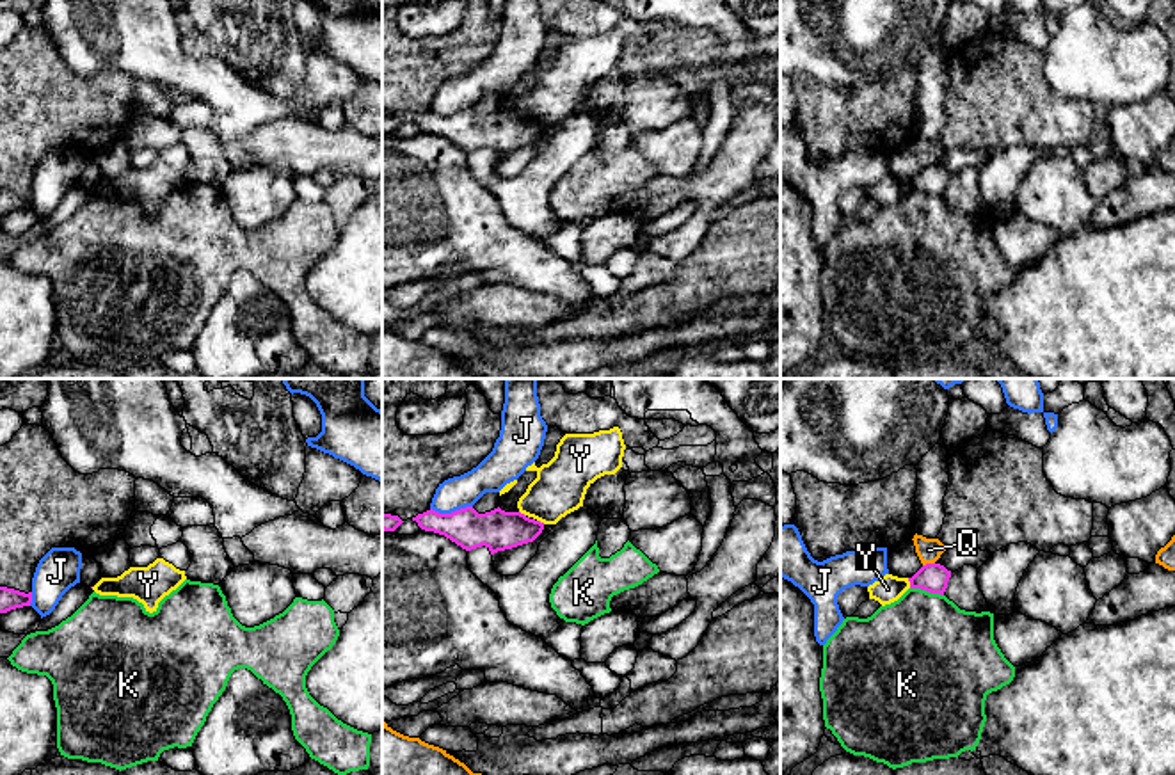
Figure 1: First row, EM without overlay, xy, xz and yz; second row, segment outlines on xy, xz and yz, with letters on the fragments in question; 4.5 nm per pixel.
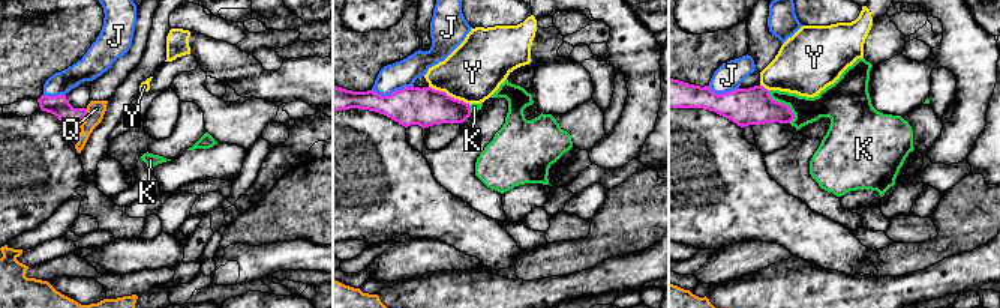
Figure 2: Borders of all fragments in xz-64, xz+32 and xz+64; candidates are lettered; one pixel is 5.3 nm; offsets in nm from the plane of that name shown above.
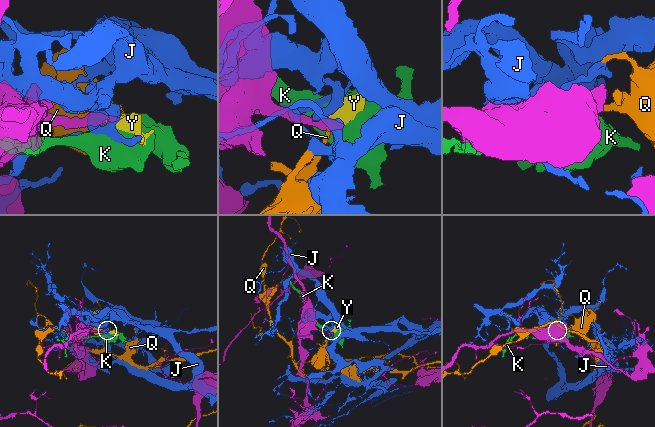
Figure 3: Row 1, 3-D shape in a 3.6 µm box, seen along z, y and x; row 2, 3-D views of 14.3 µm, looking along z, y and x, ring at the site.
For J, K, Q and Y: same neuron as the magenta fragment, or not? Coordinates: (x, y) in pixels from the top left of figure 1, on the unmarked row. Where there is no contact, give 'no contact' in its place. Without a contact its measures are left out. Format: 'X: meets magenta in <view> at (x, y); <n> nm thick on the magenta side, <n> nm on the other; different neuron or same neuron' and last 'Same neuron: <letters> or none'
J: meets magenta in xz at (452, 114); 190 nm thick on the magenta side, 160 nm on the other; different neuron
K: meets magenta in yz at (927, 192); 130 nm thick on the magenta side, 480 nm on the other; different neuron
Q: meets magenta in yz at (928, 166); 130 nm thick on the magenta side, 110 nm on the other; different neuron
Y: meets magenta in yz at (911, 185); 130 nm thick on the magenta side, 120 nm on the other; different neuron
Same neuron: none

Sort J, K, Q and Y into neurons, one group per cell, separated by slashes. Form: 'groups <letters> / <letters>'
groups J Y / K / Q

